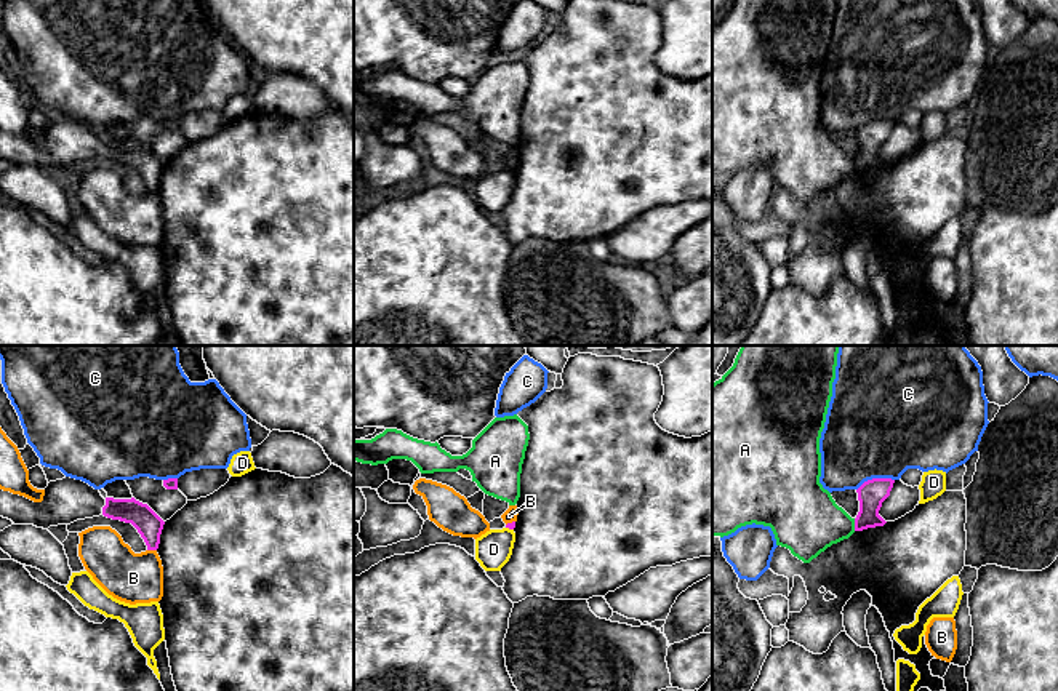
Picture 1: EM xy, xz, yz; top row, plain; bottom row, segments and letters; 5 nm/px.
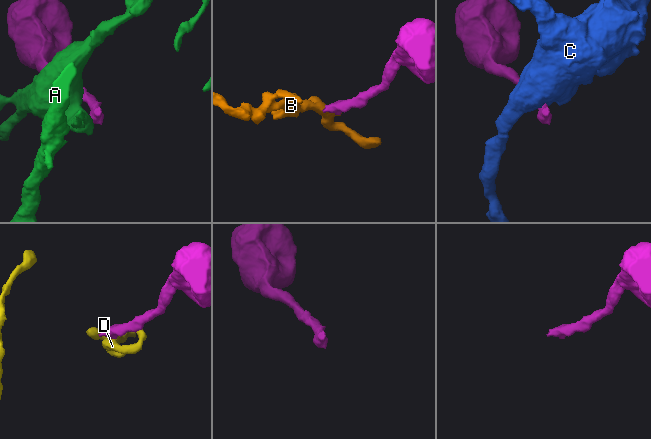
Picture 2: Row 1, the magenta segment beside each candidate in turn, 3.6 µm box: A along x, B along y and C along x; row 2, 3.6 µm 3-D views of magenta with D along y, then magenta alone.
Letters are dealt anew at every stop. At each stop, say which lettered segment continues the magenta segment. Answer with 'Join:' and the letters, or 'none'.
Join: none

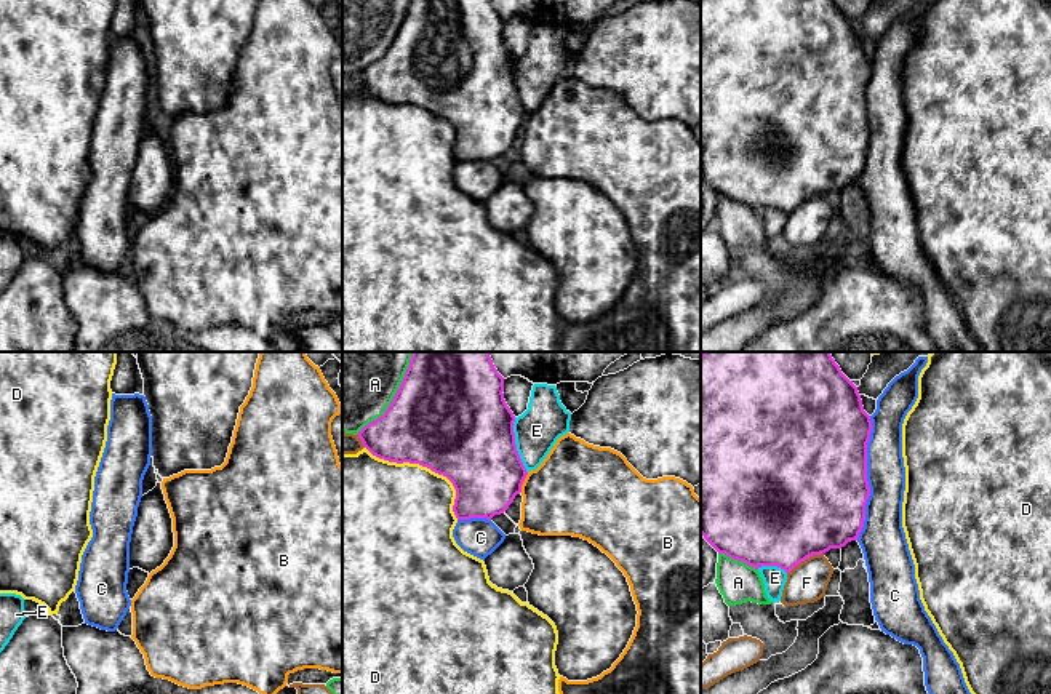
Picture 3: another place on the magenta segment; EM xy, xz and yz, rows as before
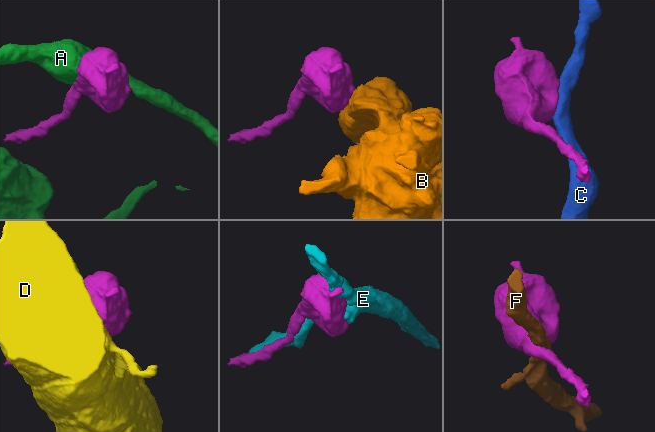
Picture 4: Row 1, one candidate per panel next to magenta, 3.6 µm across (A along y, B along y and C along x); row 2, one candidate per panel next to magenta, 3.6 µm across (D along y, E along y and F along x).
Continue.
Join: none

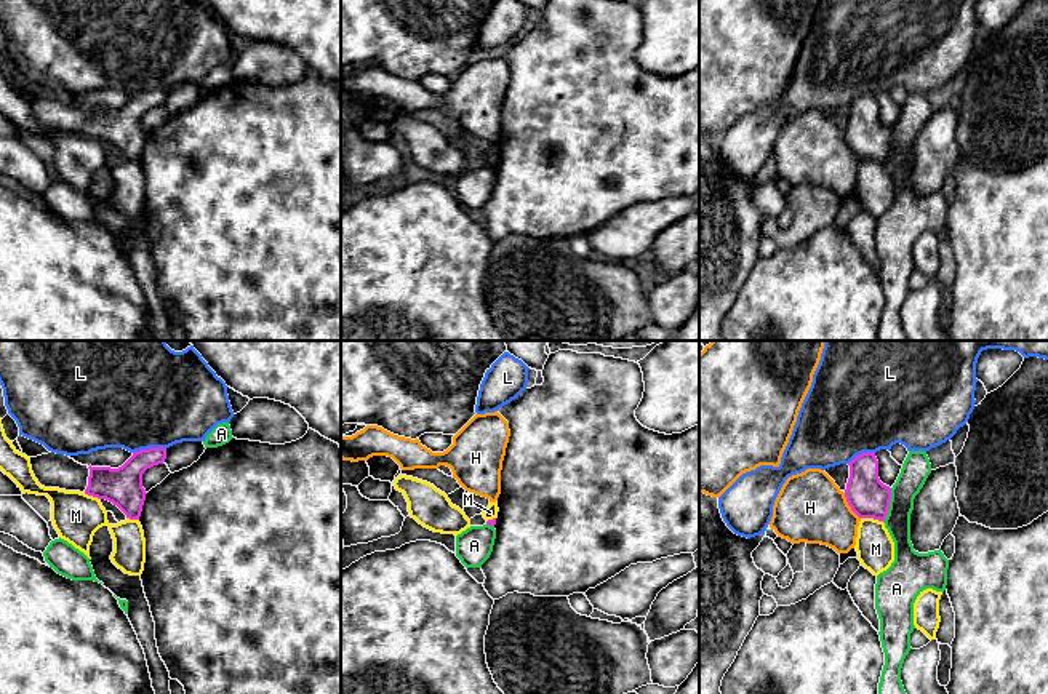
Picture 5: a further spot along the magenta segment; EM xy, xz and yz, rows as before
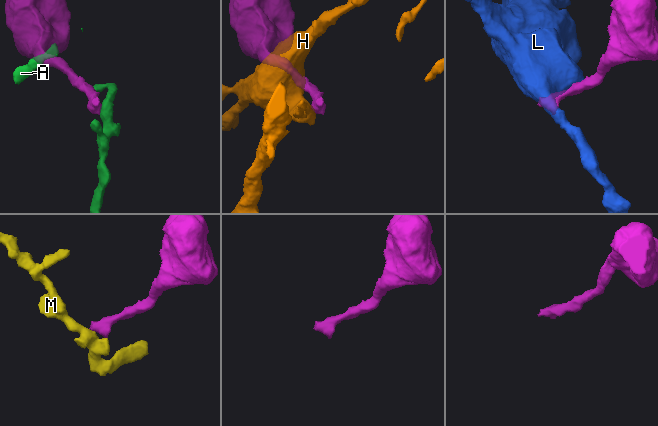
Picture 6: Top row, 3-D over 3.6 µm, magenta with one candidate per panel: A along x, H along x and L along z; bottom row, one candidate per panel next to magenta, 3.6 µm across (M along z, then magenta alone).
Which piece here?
Join: none

